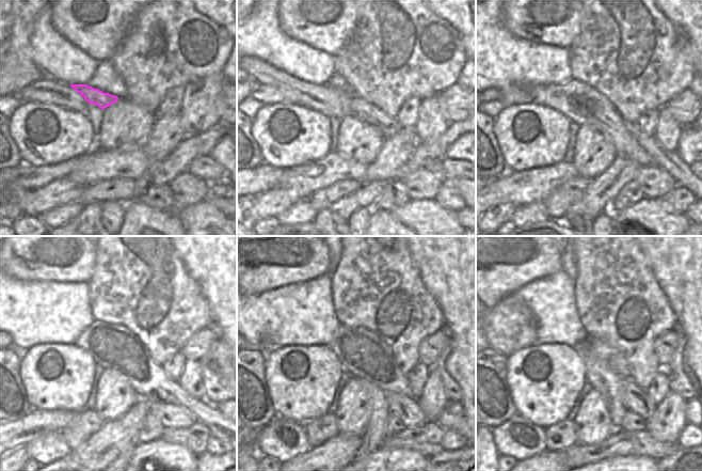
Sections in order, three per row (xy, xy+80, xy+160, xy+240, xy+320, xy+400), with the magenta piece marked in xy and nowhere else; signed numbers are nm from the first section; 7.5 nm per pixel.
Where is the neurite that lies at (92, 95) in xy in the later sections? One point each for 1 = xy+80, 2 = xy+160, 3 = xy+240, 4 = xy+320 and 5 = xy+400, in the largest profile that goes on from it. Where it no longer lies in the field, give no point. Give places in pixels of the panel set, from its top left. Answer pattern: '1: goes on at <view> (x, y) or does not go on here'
1: goes on at xy+80 (359, 108)
2: goes on at xy+160 (671, 162)
3: does not go on here
4: does not go on here
5: does not go on here

